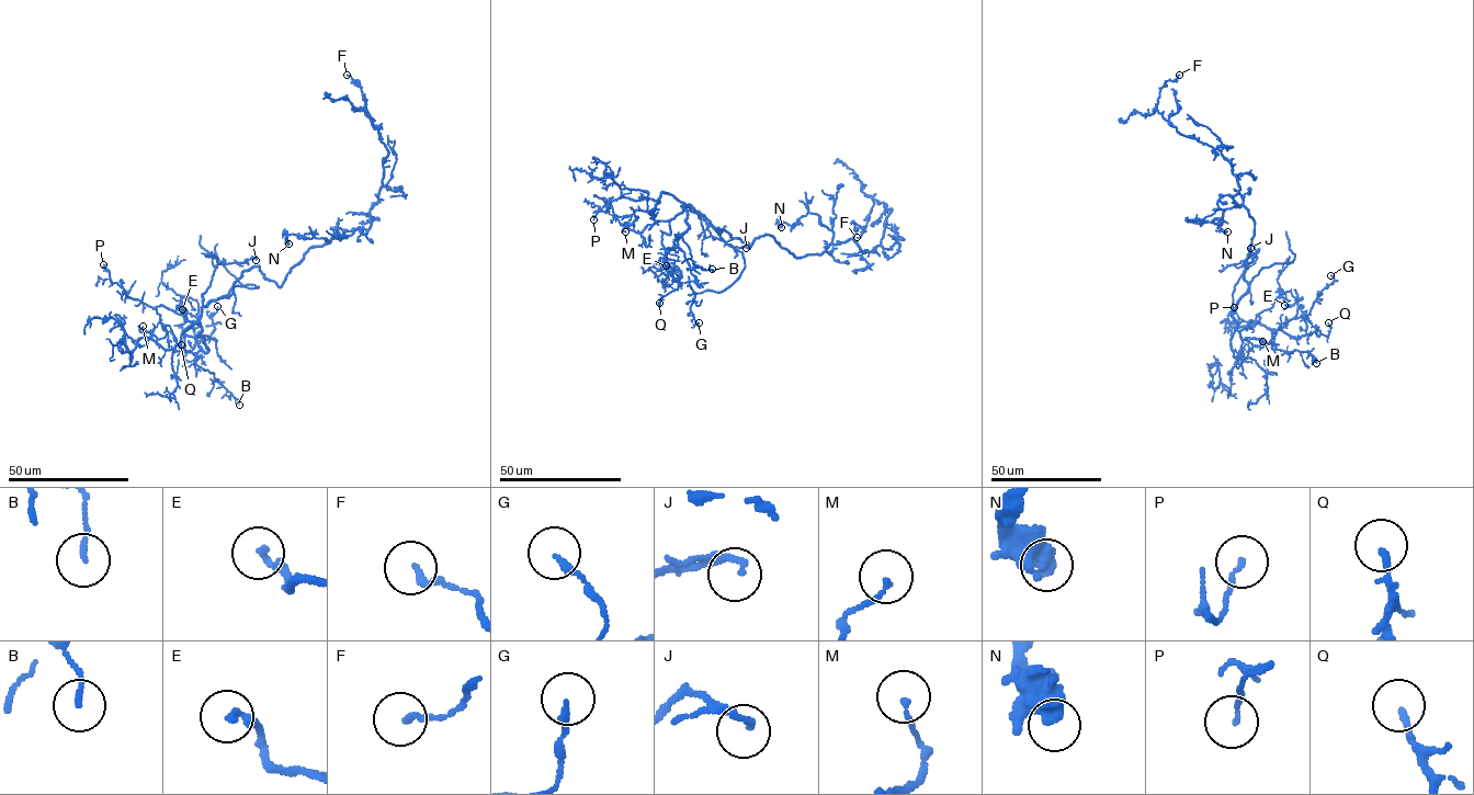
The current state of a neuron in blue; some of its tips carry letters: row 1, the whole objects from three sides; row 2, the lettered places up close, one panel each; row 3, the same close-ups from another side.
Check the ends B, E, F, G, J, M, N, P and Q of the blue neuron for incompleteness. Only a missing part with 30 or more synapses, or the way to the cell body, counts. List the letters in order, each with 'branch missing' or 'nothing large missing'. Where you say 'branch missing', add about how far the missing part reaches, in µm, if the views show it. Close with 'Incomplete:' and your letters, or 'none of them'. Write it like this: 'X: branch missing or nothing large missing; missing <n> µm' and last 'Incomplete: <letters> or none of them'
B: nothing large missing
E: nothing large missing
F: nothing large missing
G: nothing large missing
J: nothing large missing
M: nothing large missing
N: nothing large missing
P: nothing large missing
Q: nothing large missing
Incomplete: none of them

